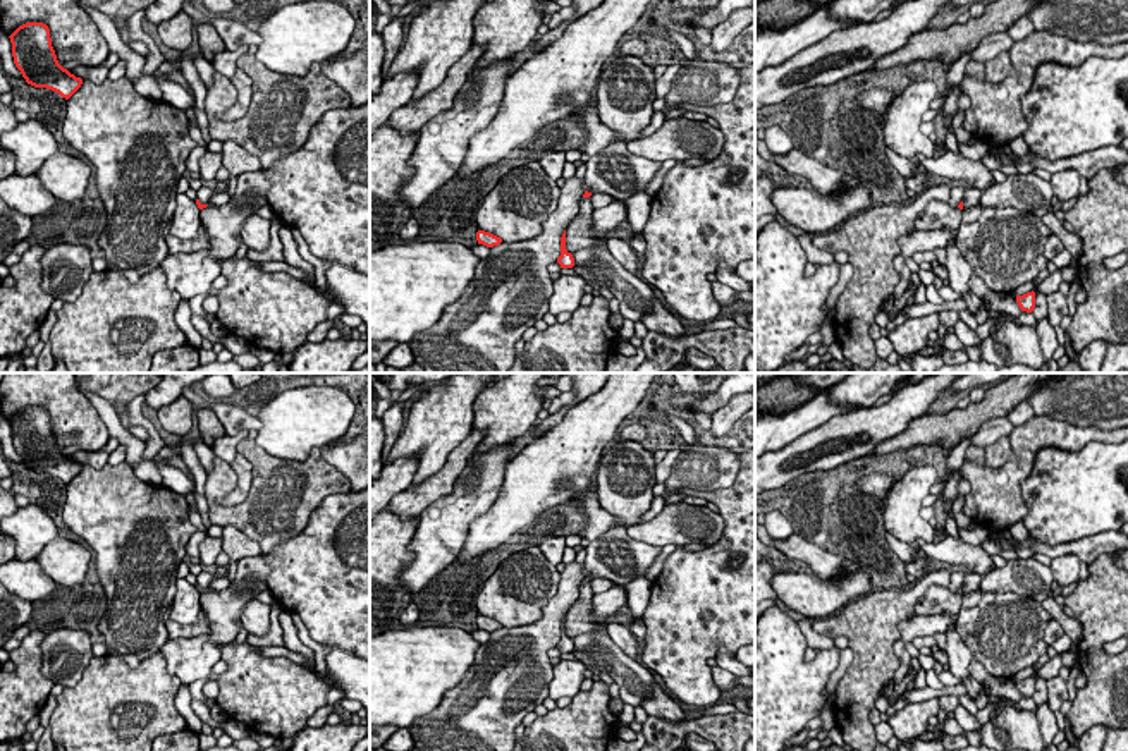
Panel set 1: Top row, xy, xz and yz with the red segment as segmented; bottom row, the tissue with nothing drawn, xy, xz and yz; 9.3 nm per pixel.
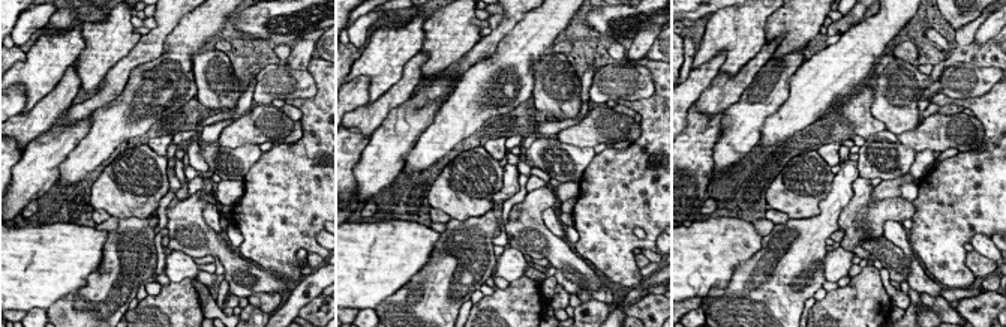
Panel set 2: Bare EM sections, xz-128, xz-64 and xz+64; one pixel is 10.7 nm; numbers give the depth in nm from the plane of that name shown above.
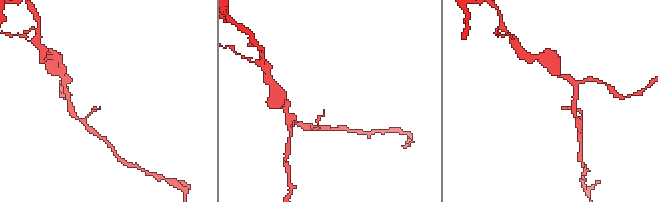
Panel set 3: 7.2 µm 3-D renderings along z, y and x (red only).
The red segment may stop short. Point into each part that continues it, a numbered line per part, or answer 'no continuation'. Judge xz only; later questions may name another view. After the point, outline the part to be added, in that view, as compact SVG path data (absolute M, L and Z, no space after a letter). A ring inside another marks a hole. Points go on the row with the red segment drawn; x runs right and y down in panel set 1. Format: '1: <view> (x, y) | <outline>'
no continuation

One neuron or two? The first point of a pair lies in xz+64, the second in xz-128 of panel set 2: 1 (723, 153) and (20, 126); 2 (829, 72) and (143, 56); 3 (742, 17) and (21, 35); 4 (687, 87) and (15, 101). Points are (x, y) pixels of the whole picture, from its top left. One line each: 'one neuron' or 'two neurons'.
1: two neurons
2: two neurons
3: two neurons
4: one neuron

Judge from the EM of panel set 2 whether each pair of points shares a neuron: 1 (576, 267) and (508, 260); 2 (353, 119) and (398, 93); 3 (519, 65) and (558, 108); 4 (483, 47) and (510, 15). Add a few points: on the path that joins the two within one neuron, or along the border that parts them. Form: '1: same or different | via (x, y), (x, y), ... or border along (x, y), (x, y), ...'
1: different | border along (510, 246), (523, 255)
2: same | via (363, 119), (371, 117), (387, 102)
3: different | border along (549, 50), (534, 63), (534, 92), (531, 95)
4: same | via (491, 41), (507, 23)

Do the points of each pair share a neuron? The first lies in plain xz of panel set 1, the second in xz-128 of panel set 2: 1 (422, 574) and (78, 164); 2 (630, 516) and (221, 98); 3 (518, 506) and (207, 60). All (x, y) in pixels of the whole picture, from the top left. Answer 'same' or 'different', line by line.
1: different
2: same
3: different

